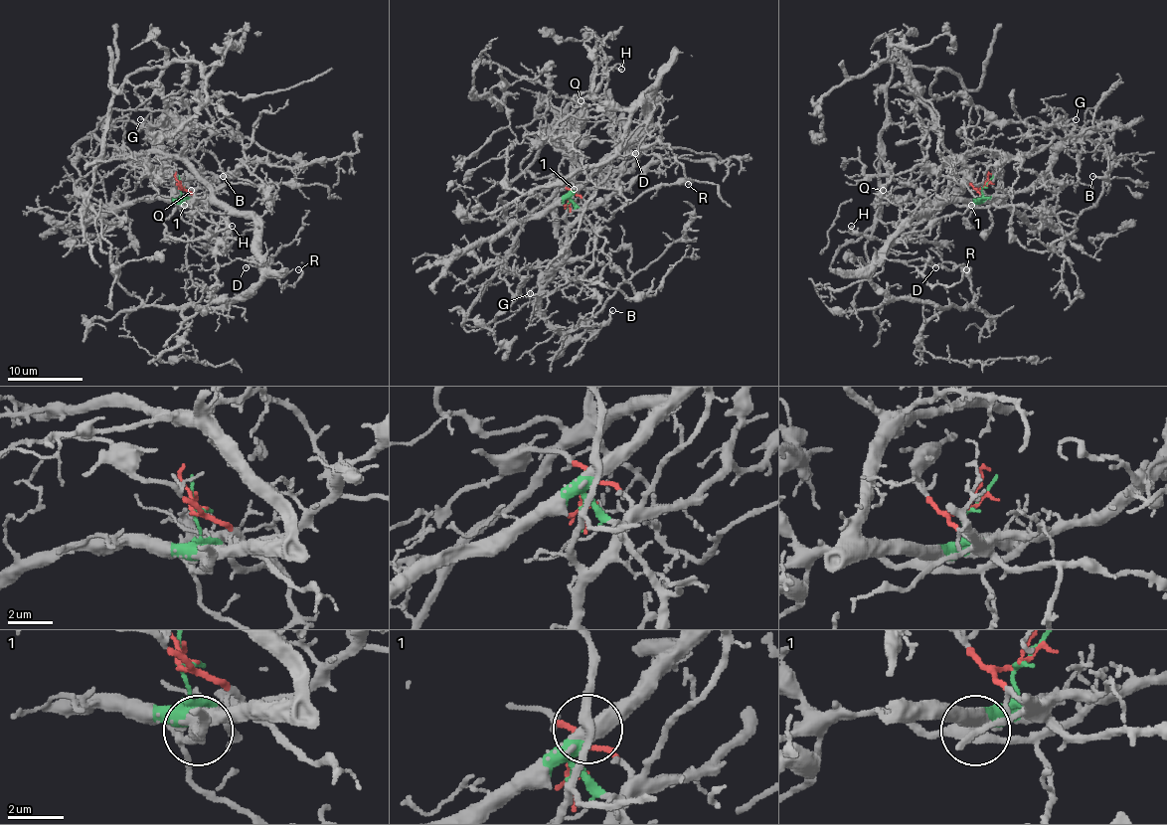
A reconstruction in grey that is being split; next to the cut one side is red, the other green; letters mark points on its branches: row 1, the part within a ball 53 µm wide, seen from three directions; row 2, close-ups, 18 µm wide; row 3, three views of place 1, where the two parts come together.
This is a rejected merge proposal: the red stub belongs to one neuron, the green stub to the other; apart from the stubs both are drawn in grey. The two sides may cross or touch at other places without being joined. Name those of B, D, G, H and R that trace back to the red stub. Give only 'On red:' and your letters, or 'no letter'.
On red: B, G, H

